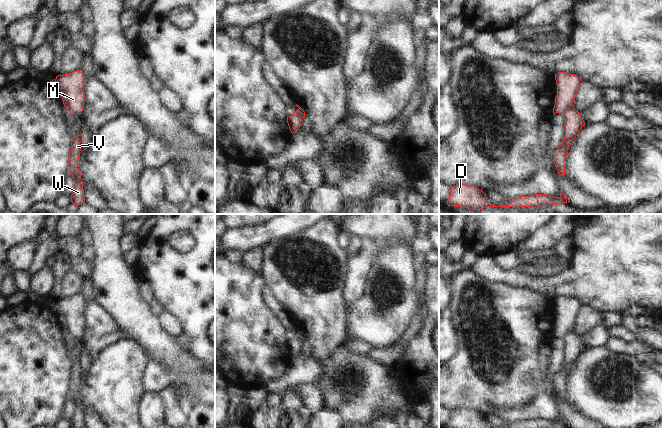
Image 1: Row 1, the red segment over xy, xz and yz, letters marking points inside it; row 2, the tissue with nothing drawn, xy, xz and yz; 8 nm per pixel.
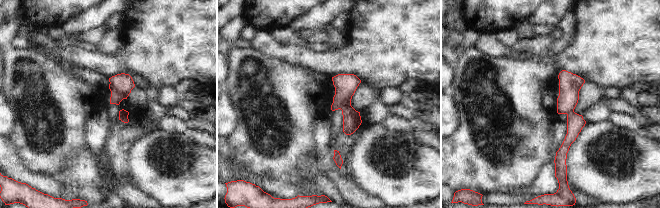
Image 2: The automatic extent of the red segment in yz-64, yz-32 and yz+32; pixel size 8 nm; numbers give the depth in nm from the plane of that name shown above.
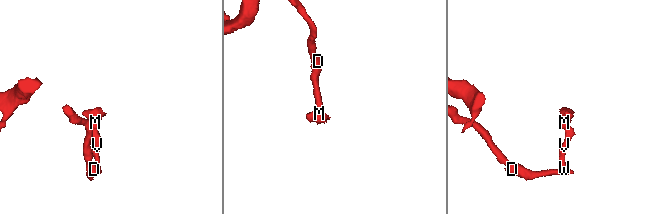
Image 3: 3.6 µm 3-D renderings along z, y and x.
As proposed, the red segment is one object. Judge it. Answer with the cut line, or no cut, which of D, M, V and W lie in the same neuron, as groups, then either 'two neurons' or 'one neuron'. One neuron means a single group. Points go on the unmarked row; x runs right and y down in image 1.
cut yz (572, 331), (562, 337); groups D V W / M; two neurons

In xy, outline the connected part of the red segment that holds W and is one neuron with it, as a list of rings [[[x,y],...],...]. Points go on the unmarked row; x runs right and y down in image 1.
[[[83,358],[78,359],[72,363],[69,382],[67,385],[69,394],[72,397],[73,403],[75,405],[74,415],[71,419],[71,426],[73,428],[85,428],[83,405],[78,389],[78,383],[84,364],[85,362]]]

